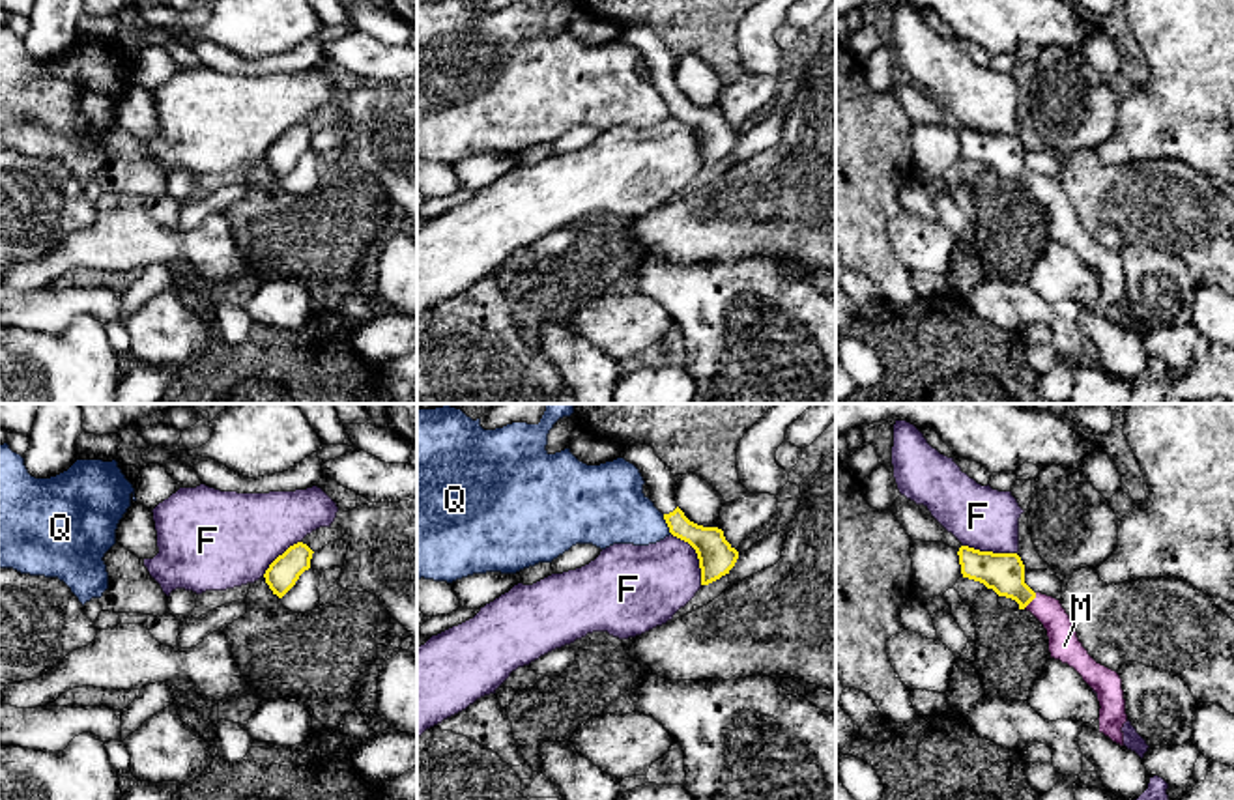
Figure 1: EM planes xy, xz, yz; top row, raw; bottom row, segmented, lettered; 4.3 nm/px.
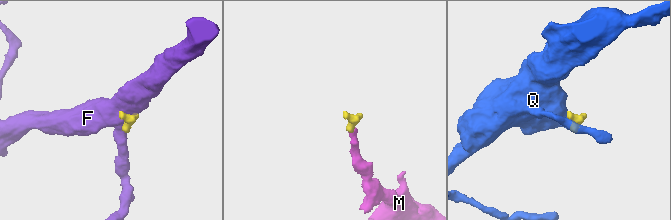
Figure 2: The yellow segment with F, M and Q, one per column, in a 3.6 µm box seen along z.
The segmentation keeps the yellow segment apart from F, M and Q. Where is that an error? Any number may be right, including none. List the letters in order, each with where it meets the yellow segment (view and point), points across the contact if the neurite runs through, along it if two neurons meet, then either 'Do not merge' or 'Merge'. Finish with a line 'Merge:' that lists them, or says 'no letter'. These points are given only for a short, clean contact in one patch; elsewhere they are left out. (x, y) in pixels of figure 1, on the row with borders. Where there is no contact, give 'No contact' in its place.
F: Touches yellow at xz (698, 556). Do not merge
M: Touches yellow at yz (1031, 600). Path across: yz (1004, 572), (1031, 600), (1059, 627), (1064, 645). Merge
Q: Touches yellow at xz (666, 522). Boundary: xz (662, 514), (672, 533). Do not merge
Merge: M

